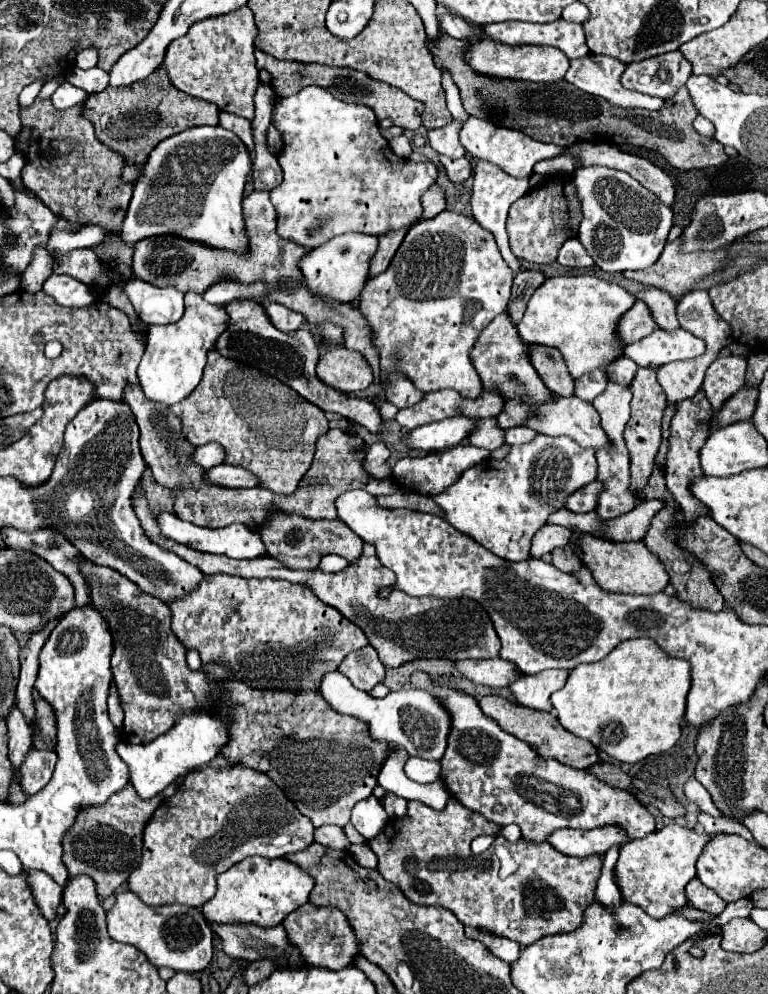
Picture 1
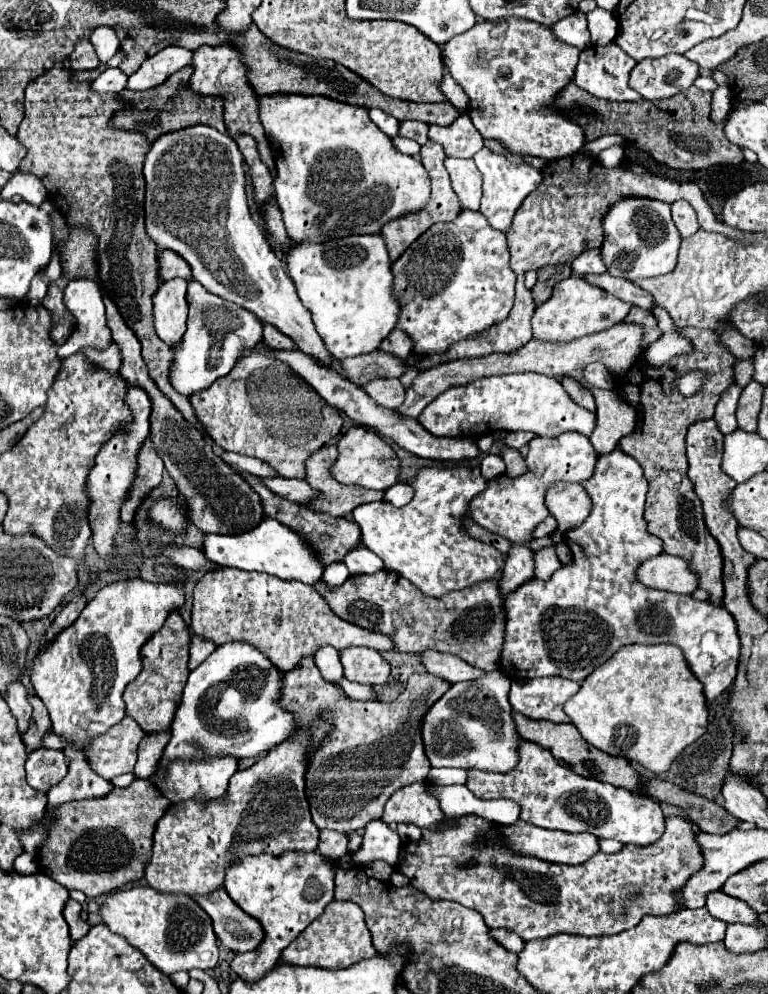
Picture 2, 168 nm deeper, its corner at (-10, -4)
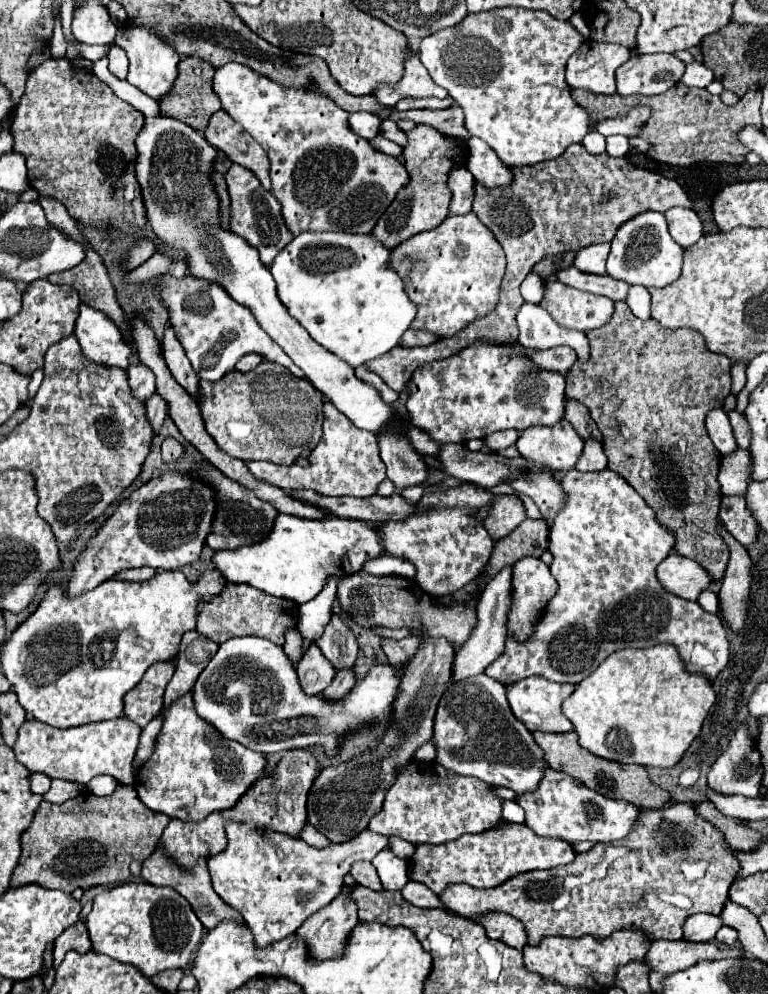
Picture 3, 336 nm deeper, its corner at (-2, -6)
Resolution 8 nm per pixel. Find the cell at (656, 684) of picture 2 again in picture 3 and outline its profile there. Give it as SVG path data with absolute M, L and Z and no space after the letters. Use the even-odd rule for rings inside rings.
M657 644L653 648L627 648L613 652L601 666L575 686L575 692L563 702L563 714L575 726L579 744L591 754L615 760L621 764L641 764L657 768L673 768L681 762L691 742L701 732L701 726L715 704L715 690L703 674L689 674L671 644Z

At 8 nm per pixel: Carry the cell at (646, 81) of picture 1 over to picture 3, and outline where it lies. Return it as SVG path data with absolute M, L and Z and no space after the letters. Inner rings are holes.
M635 54L617 68L617 92L629 94L661 94L675 86L683 76L685 64L673 54Z

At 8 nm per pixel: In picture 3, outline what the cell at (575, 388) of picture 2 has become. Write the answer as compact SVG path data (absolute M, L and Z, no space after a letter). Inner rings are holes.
M567 400L567 406L565 406L565 418L573 424L575 432L577 432L583 440L595 438L597 442L603 442L597 424L591 420L589 410L585 410L583 404L579 404L579 402L575 402L575 400Z

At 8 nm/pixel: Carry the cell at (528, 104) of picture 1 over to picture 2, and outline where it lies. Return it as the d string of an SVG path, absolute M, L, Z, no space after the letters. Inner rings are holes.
M569 82L555 100L557 112L579 124L585 132L585 140L591 142L605 134L625 136L635 148L649 152L657 162L663 162L677 170L705 170L715 164L741 164L741 148L731 144L721 124L709 120L711 94L691 86L667 100L645 100L645 102L609 102L591 96Z

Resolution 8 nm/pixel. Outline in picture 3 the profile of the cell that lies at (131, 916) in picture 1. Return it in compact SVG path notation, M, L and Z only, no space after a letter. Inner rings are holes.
M125 882L125 884L113 886L113 888L97 894L93 900L93 910L85 920L85 926L89 930L89 940L97 954L105 954L113 960L133 964L147 978L151 978L163 970L169 970L169 968L187 966L203 936L203 924L199 922L199 918L191 910L189 902L179 892L175 892L173 888L153 886L147 882Z

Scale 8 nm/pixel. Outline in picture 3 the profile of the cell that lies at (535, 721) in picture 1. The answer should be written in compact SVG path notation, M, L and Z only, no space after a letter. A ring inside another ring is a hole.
M533 732L537 744L545 750L545 758L549 762L549 768L557 770L557 772L567 772L569 776L577 778L579 782L583 782L587 788L613 798L613 800L625 800L631 802L633 806L639 808L663 808L669 800L671 794L667 790L661 790L659 786L655 786L649 776L647 770L643 766L637 764L617 764L611 760L603 760L593 756L591 752L587 752L585 748L579 746L579 738L577 732L565 732L565 734L545 734L545 732Z

